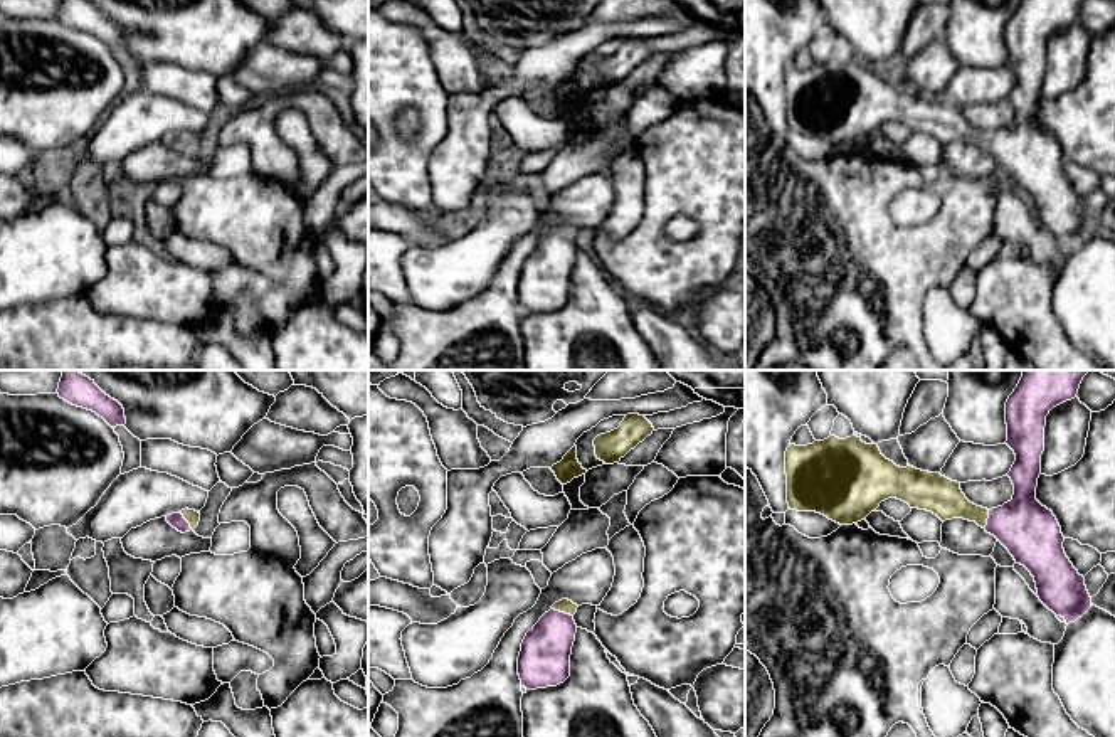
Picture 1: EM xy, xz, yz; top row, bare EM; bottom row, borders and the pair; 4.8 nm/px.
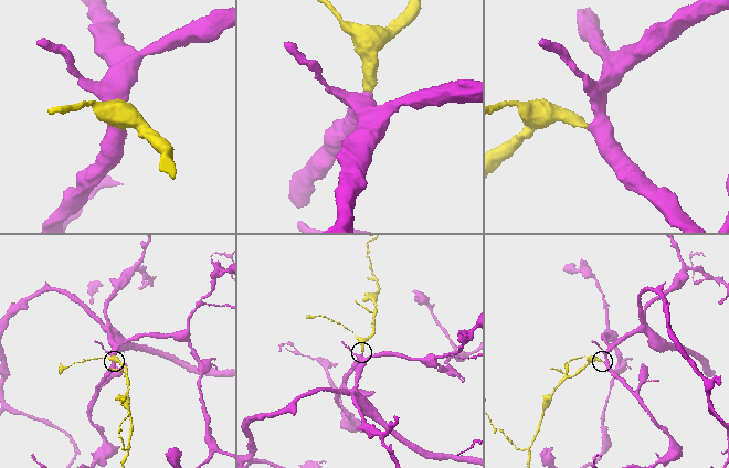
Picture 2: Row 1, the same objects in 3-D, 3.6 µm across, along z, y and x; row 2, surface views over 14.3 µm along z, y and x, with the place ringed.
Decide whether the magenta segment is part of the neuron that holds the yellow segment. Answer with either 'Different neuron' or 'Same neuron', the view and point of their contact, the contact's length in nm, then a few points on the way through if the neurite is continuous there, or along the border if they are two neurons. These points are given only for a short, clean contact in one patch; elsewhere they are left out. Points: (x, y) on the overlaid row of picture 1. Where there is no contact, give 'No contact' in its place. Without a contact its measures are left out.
Same neuron. Touches yellow at xz (562, 611). Shared border 110 nm. Path across: xz (565, 606), (562, 611), (544, 660)

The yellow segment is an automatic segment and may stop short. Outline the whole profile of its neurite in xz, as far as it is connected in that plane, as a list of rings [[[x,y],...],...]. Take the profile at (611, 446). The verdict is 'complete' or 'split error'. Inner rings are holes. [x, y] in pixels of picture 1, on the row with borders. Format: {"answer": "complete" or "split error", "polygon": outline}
{"answer": "complete", "polygon": [[[627,414],[621,426],[594,439],[595,456],[605,464],[619,463],[631,449],[654,431],[653,424],[639,414]]]}

